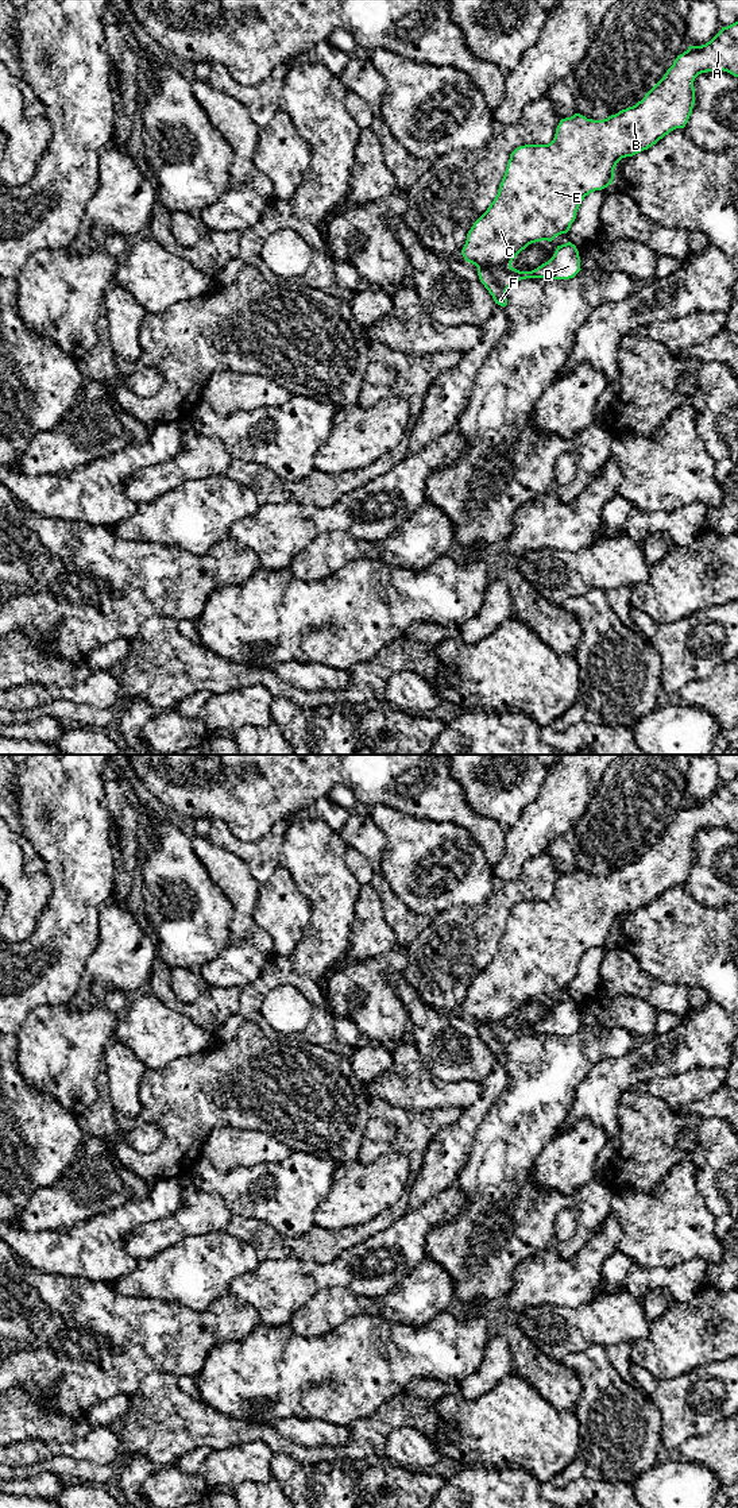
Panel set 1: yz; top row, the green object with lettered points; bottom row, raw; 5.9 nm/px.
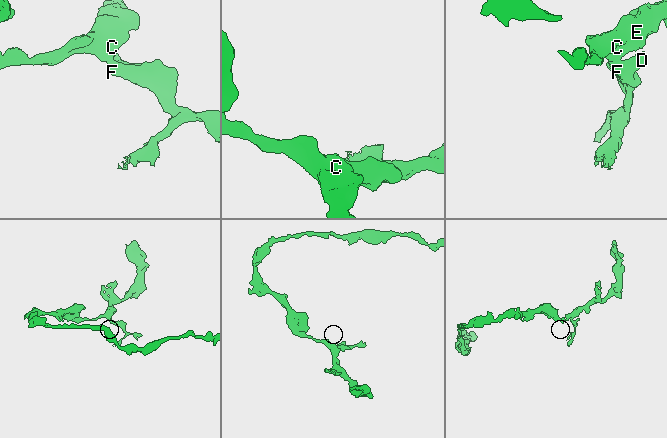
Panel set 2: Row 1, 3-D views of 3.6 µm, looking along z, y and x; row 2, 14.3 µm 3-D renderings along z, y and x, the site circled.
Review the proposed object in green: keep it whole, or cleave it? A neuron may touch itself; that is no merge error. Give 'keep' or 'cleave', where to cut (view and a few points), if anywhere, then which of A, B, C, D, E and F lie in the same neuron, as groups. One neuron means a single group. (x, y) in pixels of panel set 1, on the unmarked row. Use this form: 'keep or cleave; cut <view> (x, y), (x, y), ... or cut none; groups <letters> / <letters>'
cleave; cut yz (510, 1021), (478, 1024); groups A B C E / D F

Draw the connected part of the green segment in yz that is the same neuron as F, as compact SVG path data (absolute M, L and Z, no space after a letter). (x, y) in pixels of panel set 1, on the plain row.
M571 998L557 1002L553 1013L532 1027L519 1027L511 1022L484 1022L478 1023L480 1038L492 1052L495 1060L507 1061L507 1045L526 1034L569 1035L580 1027L580 1013L575 1000Z

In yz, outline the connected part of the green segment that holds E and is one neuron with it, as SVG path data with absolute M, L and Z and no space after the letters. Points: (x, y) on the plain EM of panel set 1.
M738 778L722 783L706 801L689 802L687 807L677 811L664 833L635 861L603 876L592 876L575 869L560 876L550 899L517 903L510 910L498 950L467 990L467 996L461 1006L464 1015L476 1023L511 1022L513 1015L529 1000L541 996L552 998L556 992L567 990L584 953L613 940L614 925L622 914L648 906L671 887L685 883L695 860L695 834L702 829L716 826L738 833Z

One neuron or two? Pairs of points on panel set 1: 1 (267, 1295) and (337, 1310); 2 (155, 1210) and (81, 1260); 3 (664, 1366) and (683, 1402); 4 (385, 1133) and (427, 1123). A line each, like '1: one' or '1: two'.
1: two
2: one
3: two
4: one

